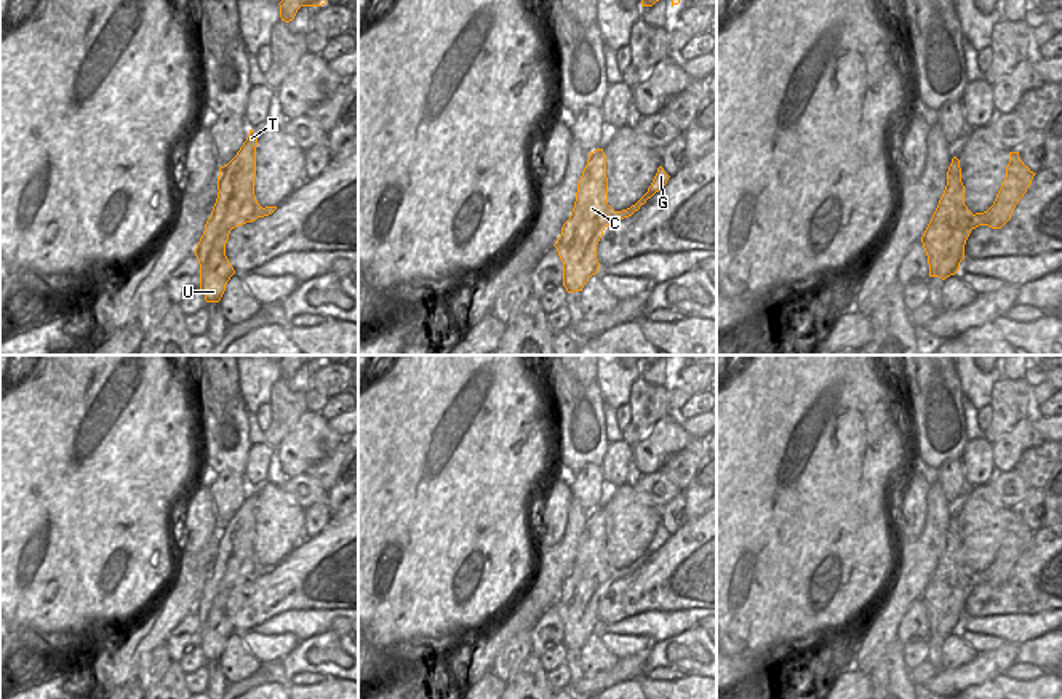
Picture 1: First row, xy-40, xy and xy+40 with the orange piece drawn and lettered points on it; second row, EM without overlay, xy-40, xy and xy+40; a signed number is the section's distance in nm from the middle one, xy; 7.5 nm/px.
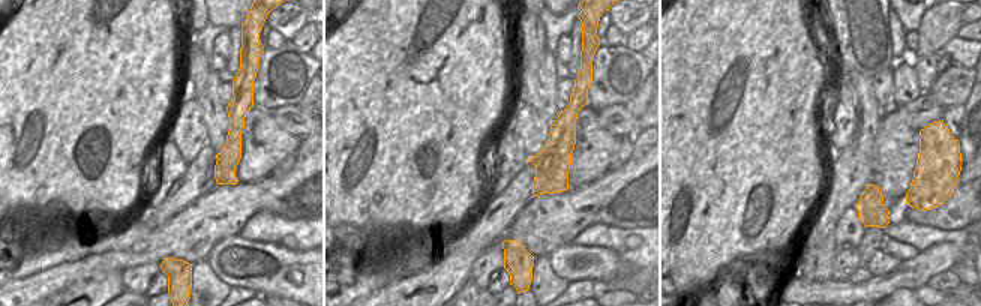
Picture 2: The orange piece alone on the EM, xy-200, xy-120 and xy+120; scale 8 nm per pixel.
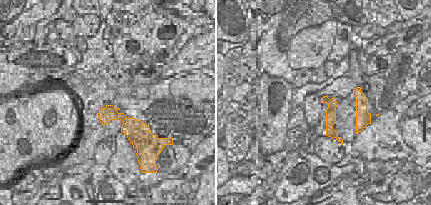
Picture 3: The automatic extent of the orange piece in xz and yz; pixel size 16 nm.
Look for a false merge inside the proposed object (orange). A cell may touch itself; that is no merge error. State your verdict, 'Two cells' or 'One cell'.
Two cells.

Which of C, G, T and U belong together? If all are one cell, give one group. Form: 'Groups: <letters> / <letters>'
Groups: C T U / G.

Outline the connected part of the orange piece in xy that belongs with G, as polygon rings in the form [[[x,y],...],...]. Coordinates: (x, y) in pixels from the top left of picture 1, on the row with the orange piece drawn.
[[[659,166],[651,186],[648,187],[648,192],[630,208],[622,210],[622,211],[616,211],[613,219],[621,221],[624,218],[632,216],[635,211],[640,210],[641,205],[646,203],[648,198],[651,198],[656,192],[659,192],[667,184],[669,178],[670,176],[664,171],[664,168]]]

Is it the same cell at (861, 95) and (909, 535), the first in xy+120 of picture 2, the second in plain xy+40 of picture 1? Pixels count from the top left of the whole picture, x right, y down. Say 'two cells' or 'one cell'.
two cells

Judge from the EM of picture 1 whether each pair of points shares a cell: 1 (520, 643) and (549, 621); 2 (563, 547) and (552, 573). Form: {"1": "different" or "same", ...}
{"1": "different", "2": "same"}

